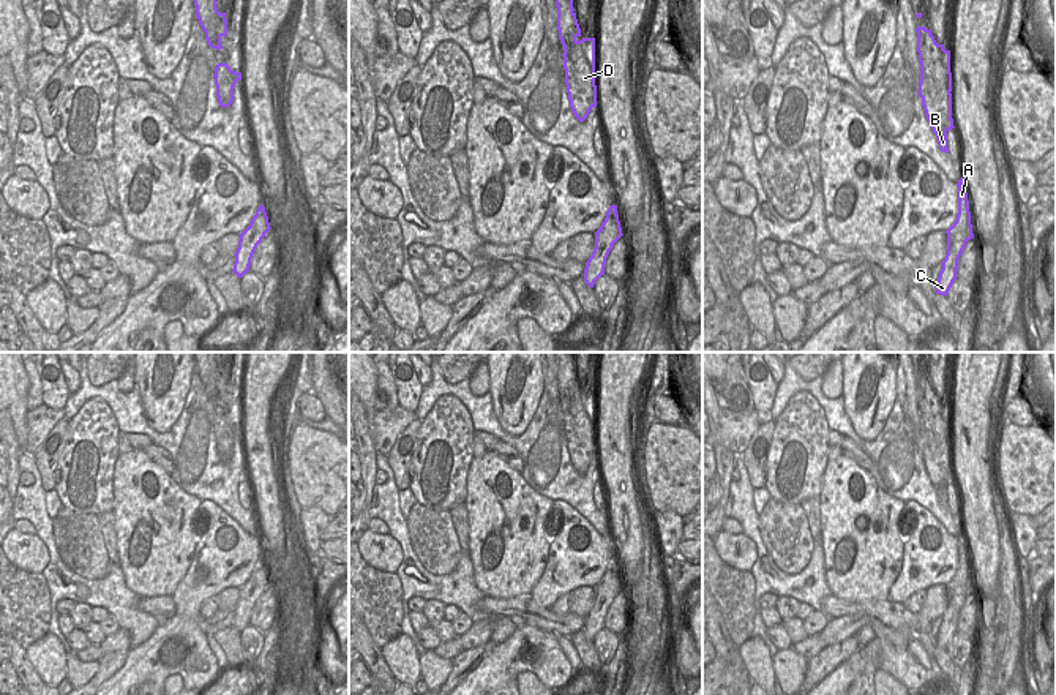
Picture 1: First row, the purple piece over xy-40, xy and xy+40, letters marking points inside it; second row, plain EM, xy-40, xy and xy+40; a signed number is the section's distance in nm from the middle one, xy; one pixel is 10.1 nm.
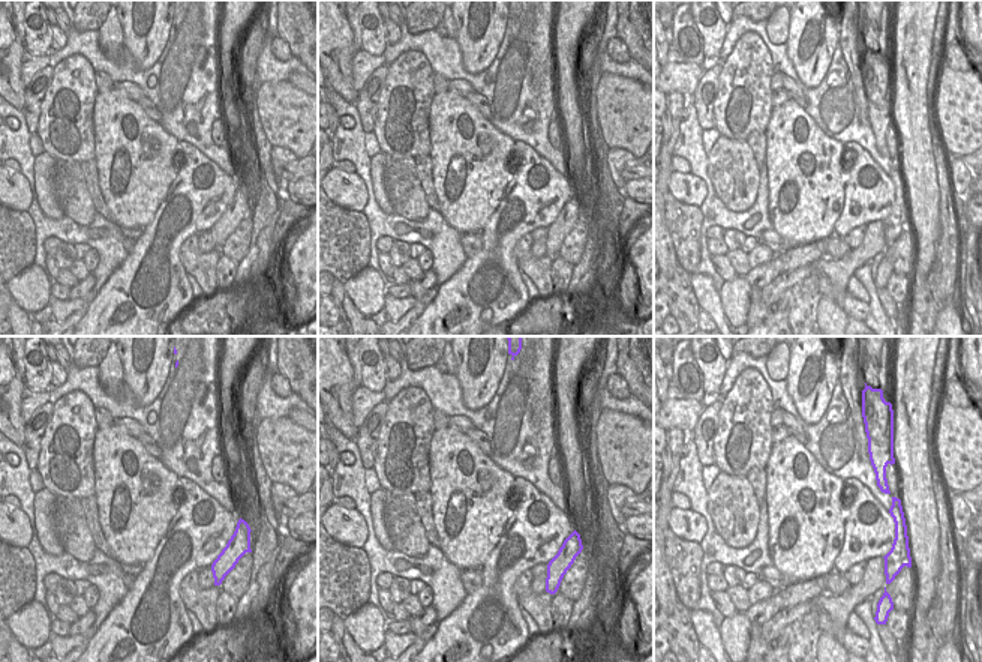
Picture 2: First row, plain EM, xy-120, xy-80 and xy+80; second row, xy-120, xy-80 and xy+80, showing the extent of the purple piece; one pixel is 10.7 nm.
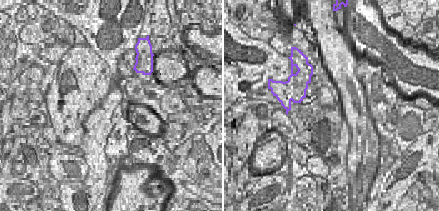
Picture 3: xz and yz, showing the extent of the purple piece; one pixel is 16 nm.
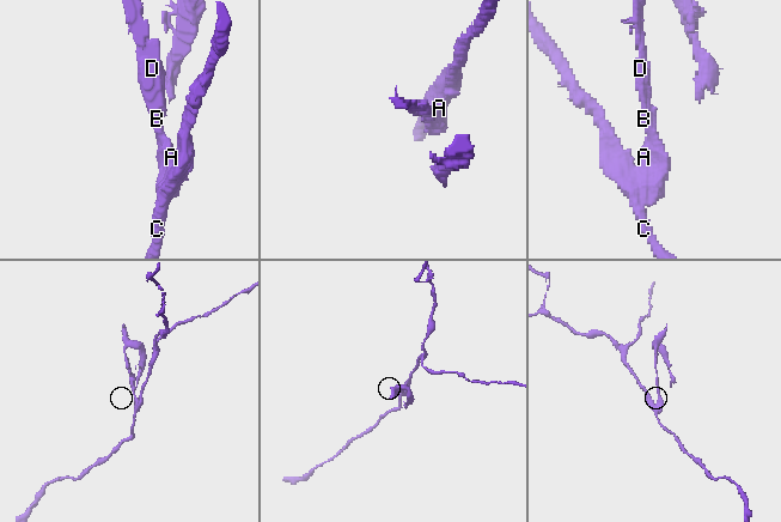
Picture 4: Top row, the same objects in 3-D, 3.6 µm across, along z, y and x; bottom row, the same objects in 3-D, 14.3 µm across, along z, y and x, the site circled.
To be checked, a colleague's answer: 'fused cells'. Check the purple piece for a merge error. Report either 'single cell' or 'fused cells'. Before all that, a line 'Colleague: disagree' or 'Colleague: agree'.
Colleague: agree
fused cells

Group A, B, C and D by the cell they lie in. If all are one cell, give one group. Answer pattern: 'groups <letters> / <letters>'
groups A B D / C

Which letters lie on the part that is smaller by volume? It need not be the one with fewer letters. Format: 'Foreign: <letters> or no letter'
Foreign: A, B, D

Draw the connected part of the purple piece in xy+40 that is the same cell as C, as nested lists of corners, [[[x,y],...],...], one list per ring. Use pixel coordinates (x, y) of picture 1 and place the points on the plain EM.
[[[966,594],[955,595],[953,599],[947,600],[947,608],[941,616],[942,622],[938,630],[936,648],[947,651],[953,635],[957,633],[958,613],[964,600]]]

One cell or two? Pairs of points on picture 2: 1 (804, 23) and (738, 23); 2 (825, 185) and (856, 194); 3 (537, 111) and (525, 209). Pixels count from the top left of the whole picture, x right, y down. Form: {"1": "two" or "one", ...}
{"1": "two", "2": "two", "3": "two"}

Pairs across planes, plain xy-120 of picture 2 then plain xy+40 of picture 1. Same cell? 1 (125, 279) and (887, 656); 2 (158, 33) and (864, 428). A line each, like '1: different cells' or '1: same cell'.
1: same cell
2: same cell

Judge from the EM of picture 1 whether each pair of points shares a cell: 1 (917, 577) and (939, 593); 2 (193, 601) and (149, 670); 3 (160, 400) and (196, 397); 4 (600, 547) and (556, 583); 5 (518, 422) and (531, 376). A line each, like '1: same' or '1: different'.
1: different
2: same
3: different
4: same
5: same

